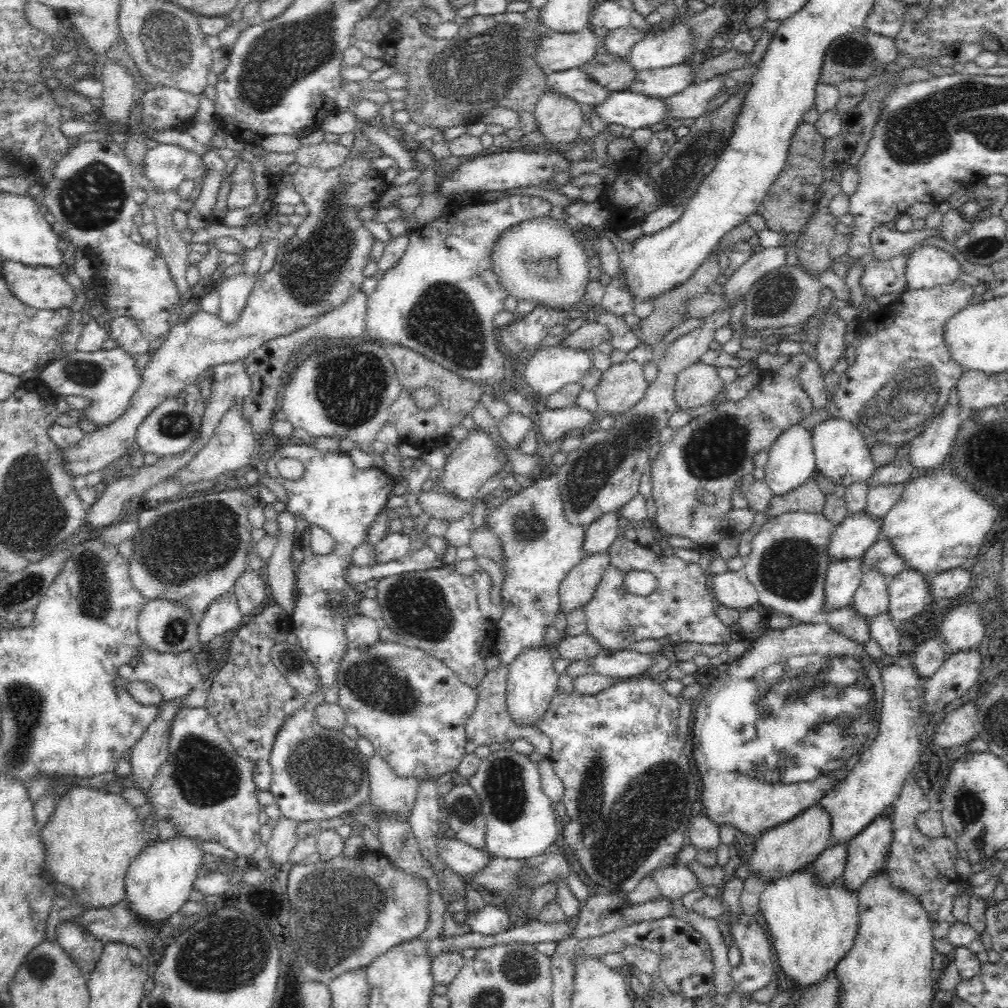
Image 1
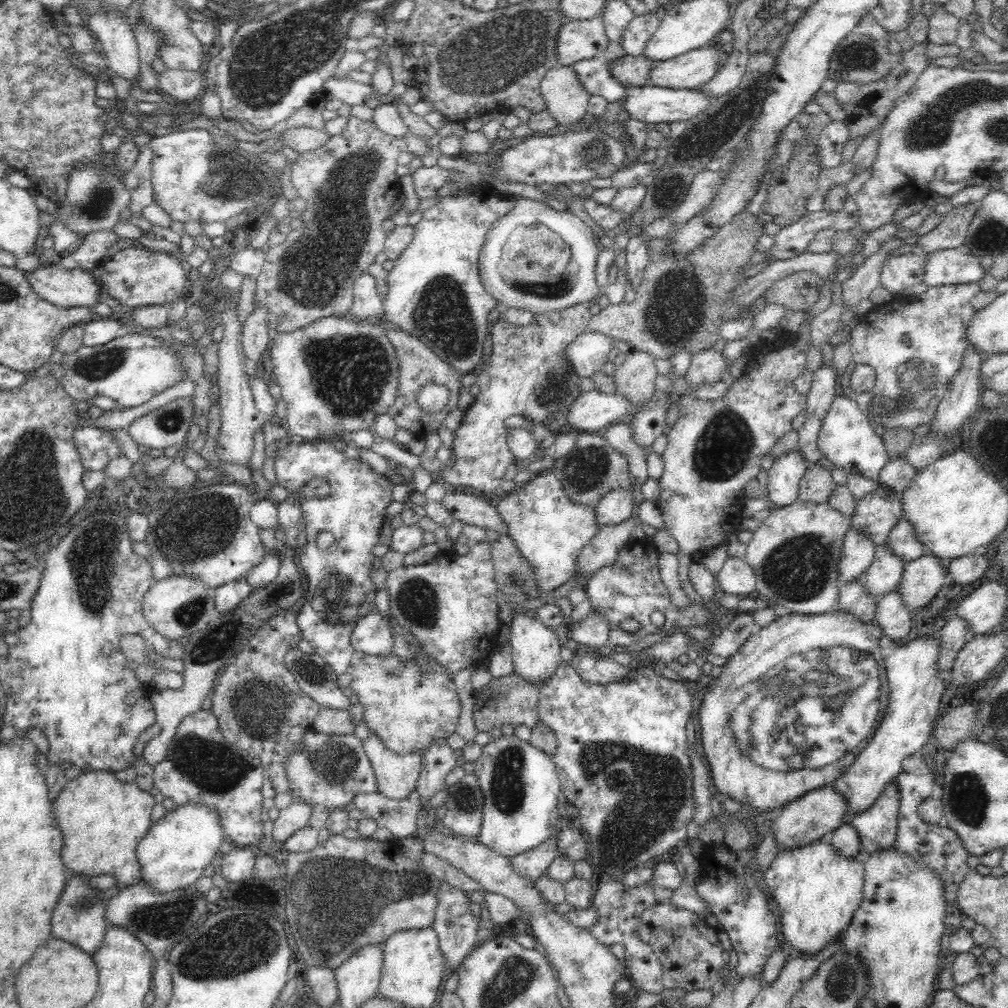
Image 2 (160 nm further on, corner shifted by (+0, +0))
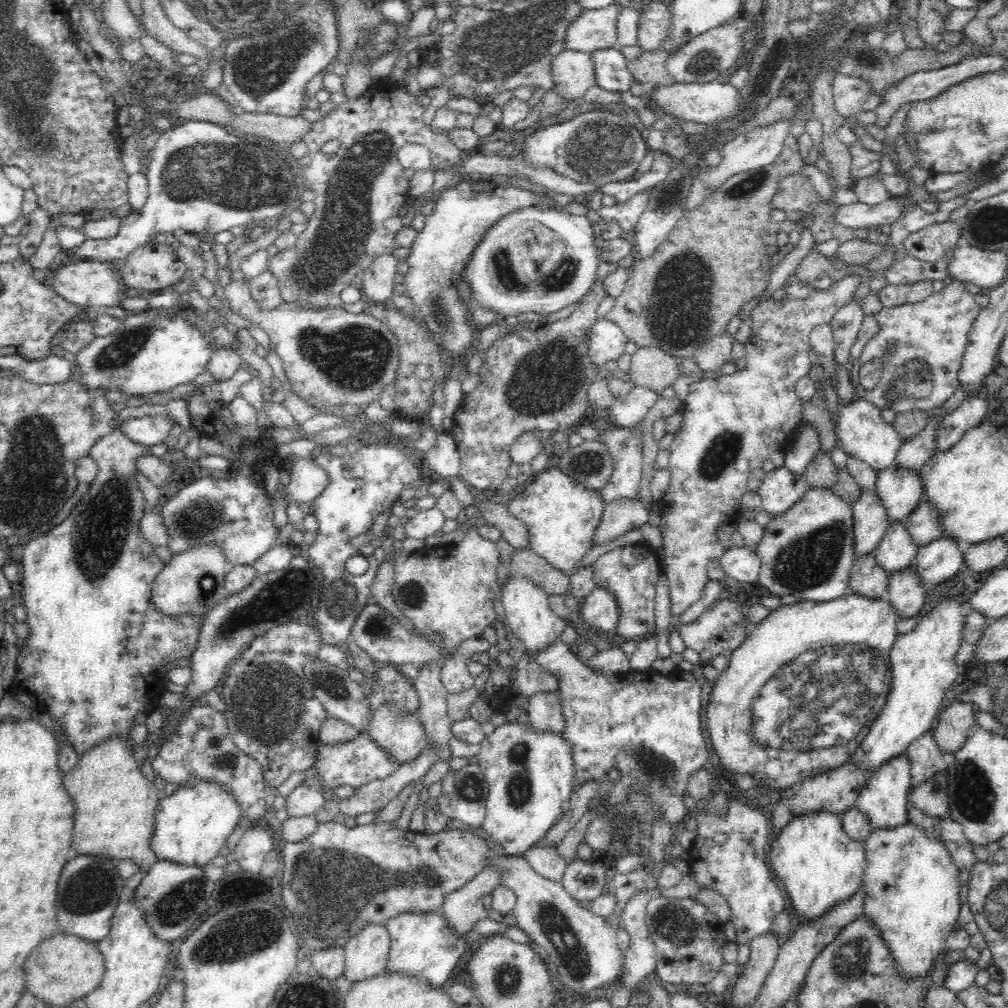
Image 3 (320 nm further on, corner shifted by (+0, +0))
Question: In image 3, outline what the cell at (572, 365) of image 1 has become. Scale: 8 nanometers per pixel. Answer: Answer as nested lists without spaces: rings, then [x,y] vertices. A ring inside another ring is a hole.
[[[605,317],[597,319],[589,334],[589,355],[593,364],[604,370],[604,364],[618,360],[625,353],[629,338],[622,329]]]

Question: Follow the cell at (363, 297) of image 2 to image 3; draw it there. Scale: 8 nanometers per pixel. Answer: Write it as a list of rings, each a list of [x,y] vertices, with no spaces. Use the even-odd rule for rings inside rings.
[[[393,252],[380,254],[368,266],[364,276],[364,293],[368,303],[390,302],[394,287],[400,281],[400,274],[396,267],[402,259]]]

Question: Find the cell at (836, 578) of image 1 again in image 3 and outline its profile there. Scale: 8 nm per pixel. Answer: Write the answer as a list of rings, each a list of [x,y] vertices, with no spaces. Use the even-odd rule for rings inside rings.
[[[875,488],[870,489],[869,491],[866,489],[862,489],[860,492],[860,496],[858,500],[853,504],[853,517],[854,517],[854,533],[855,533],[855,553],[856,556],[862,556],[862,554],[868,554],[868,552],[872,552],[875,548],[880,544],[880,540],[884,536],[886,532],[886,528],[890,522],[889,516],[887,515],[887,510],[883,507],[881,500],[875,493]]]

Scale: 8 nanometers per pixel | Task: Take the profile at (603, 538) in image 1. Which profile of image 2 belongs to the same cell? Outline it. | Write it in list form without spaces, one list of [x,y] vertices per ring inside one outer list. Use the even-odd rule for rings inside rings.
[[[610,488],[598,501],[596,509],[598,526],[604,524],[618,524],[632,514],[634,508],[634,494],[628,488]]]

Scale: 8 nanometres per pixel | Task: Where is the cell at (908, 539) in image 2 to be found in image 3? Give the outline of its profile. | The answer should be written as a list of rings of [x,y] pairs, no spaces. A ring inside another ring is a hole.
[[[925,498],[907,516],[906,528],[918,547],[936,540],[943,532],[939,510]]]

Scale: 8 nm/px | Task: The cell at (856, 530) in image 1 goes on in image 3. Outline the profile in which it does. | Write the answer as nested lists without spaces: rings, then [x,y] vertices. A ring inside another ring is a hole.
[[[901,464],[877,471],[875,493],[891,522],[906,518],[922,500],[925,488],[919,472],[902,468]]]

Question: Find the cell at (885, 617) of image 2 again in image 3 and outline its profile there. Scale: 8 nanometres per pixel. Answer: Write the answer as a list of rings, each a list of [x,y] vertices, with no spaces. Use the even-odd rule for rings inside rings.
[[[915,563],[889,576],[889,601],[900,619],[914,617],[924,604],[928,588],[916,572]]]

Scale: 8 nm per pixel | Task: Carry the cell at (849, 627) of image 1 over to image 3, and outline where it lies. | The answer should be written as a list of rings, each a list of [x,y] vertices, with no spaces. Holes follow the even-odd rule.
[[[874,550],[855,558],[850,570],[849,591],[859,592],[862,596],[874,596],[889,600],[889,576],[876,562]]]

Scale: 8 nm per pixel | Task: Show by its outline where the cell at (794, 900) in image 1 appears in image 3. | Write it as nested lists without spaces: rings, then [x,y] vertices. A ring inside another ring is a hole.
[[[827,810],[794,814],[768,851],[779,886],[788,892],[801,922],[823,916],[833,904],[852,896],[867,865],[865,842],[847,836],[840,813]]]

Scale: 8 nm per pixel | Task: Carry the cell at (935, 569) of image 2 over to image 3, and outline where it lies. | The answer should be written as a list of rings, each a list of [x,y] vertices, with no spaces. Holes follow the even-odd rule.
[[[942,534],[919,547],[914,563],[925,588],[932,590],[937,584],[963,570],[965,560],[957,540]]]

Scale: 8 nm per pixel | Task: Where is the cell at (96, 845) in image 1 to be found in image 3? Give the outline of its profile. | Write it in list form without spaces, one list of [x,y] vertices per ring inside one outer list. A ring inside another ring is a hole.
[[[108,737],[79,756],[77,764],[64,775],[63,783],[76,805],[72,839],[74,850],[80,854],[107,856],[116,862],[132,858],[139,868],[149,869],[159,859],[152,850],[151,840],[155,831],[156,807],[160,798],[158,789],[142,773],[133,755],[133,746],[129,746],[124,737]]]

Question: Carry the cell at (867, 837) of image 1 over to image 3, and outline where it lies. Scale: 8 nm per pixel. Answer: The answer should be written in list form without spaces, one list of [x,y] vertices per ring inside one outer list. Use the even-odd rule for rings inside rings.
[[[902,752],[900,756],[893,756],[891,760],[885,761],[870,774],[862,792],[858,795],[855,806],[867,816],[872,827],[886,828],[886,826],[904,824],[909,820],[907,804],[911,781],[912,763],[907,754]]]

